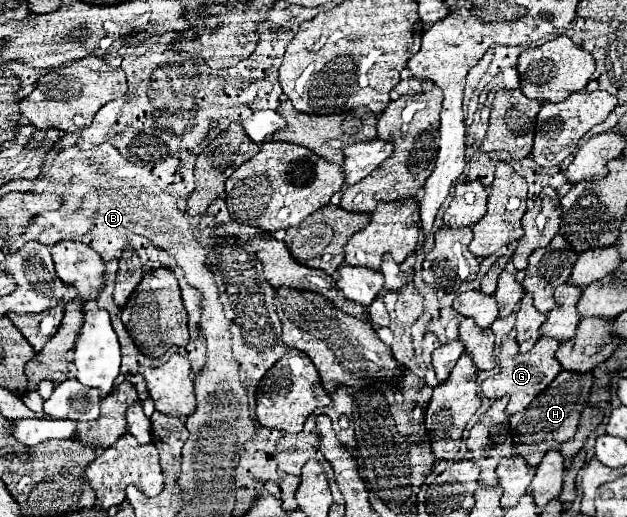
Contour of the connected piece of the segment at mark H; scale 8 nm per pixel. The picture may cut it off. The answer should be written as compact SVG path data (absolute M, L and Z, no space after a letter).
M562 370L556 376L556 380L538 396L534 406L530 406L524 412L518 412L510 418L510 428L512 428L514 442L516 442L514 448L520 456L524 456L528 460L530 466L536 468L548 450L562 446L564 442L568 442L574 436L580 414L582 414L584 406L588 404L592 382L594 382L594 378L590 372L580 374L580 372Z

